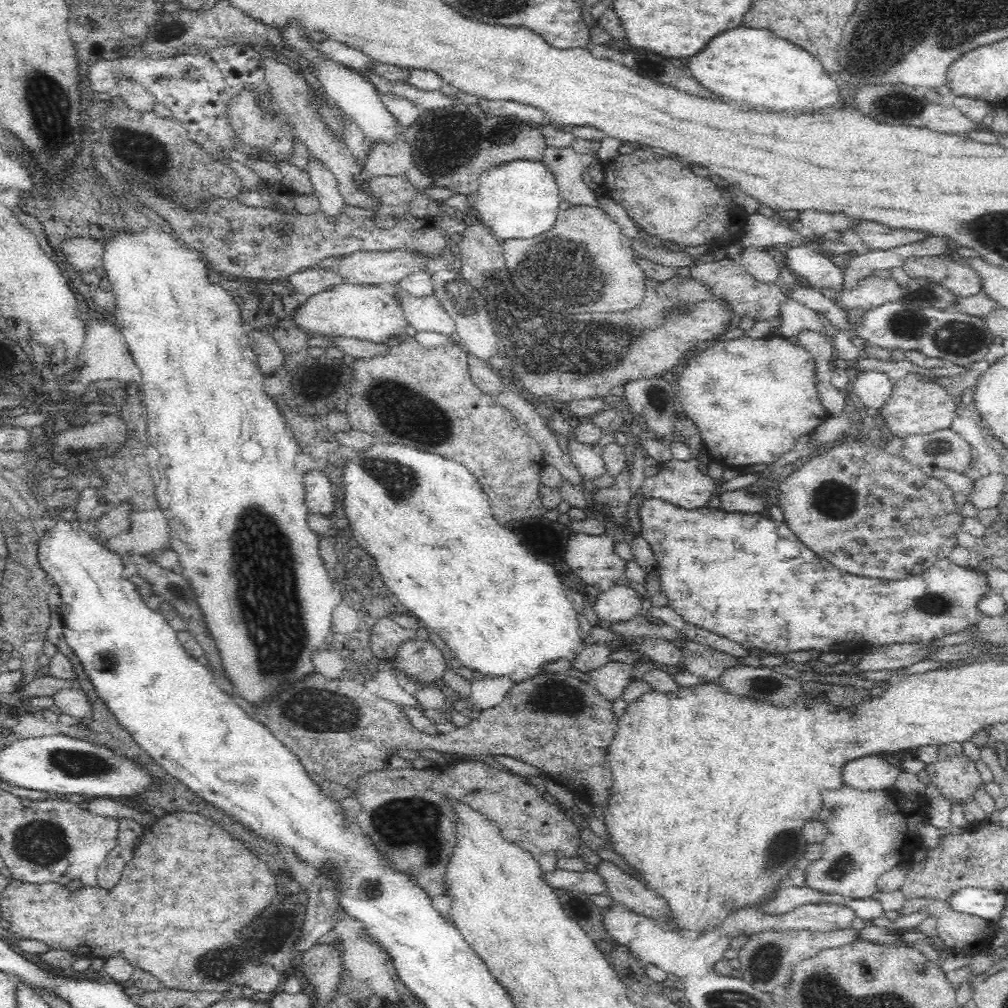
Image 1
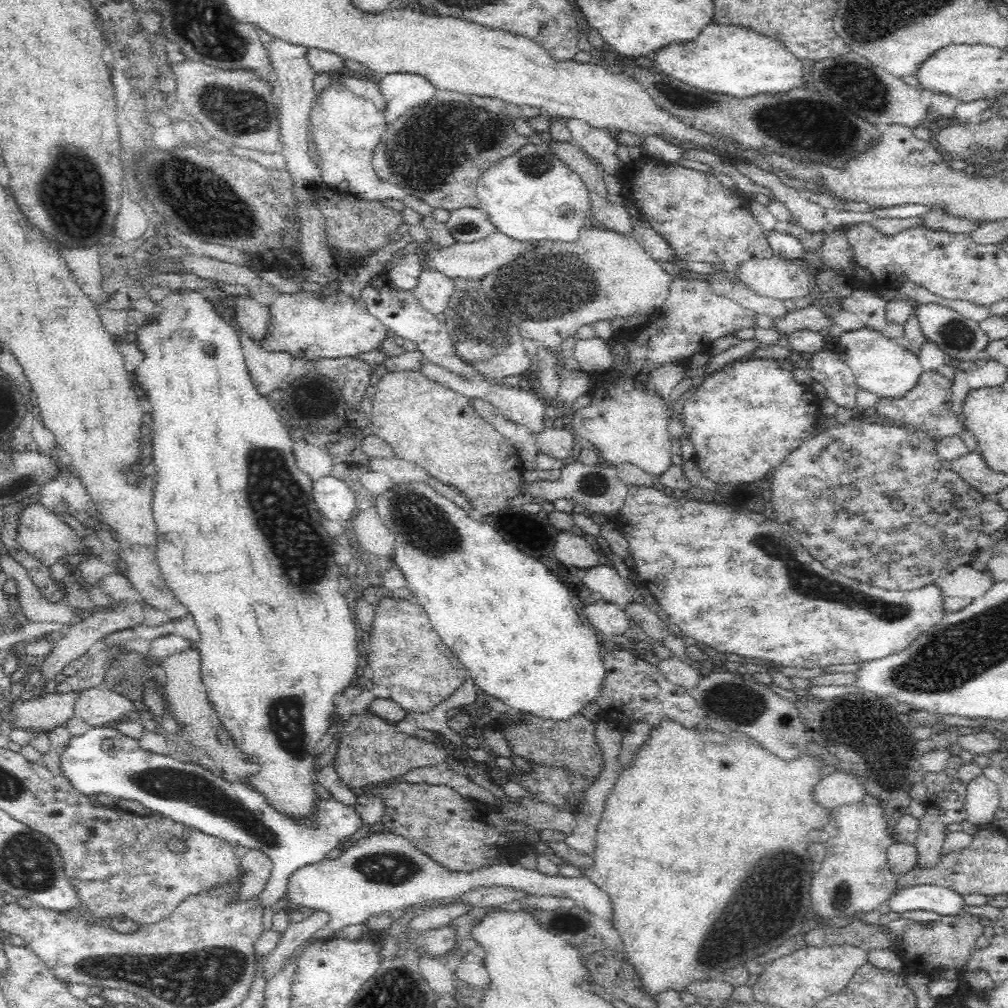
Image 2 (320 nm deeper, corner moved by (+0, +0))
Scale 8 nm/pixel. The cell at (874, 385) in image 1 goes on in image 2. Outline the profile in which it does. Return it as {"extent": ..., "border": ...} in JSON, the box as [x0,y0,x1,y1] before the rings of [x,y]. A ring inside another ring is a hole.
{"extent":[831,328,924,399],"border":[[[871,328],[842,333],[831,350],[834,350],[842,362],[851,368],[859,388],[878,394],[880,399],[904,396],[924,371],[919,358],[909,348],[898,345],[887,334],[876,332]]]}

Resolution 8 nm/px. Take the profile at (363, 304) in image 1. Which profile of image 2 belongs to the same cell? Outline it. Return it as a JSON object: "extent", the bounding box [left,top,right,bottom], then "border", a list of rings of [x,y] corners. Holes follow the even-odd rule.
{"extent":[260,288,388,361],"border":[[[340,288],[320,292],[280,293],[268,306],[270,326],[260,345],[269,352],[288,352],[308,361],[354,357],[372,352],[386,340],[388,328],[378,317]]]}

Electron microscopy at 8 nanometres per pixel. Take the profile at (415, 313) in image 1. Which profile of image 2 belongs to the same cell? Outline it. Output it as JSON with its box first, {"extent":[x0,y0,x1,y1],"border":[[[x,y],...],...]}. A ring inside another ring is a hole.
{"extent":[413,268,454,315],"border":[[[424,268],[413,293],[426,312],[436,315],[444,312],[454,288],[452,279]]]}

